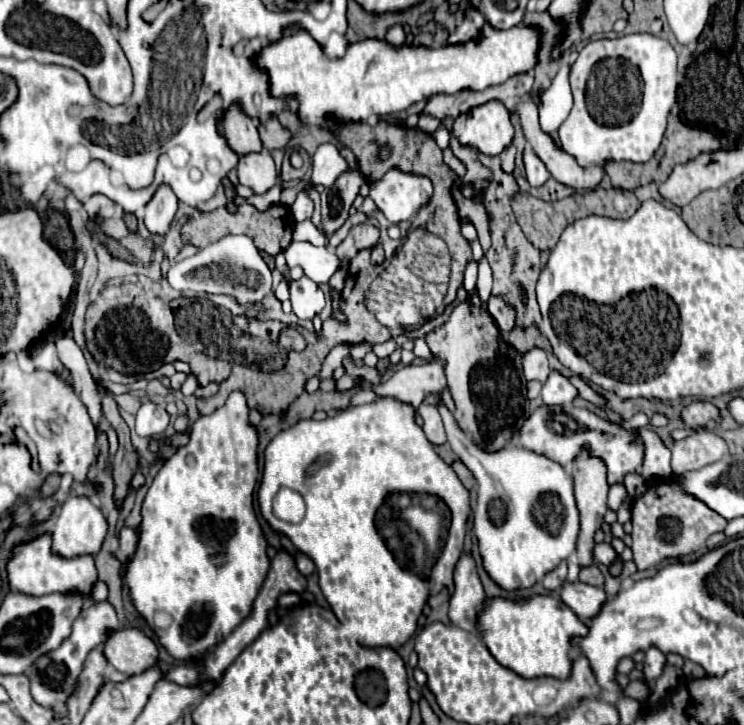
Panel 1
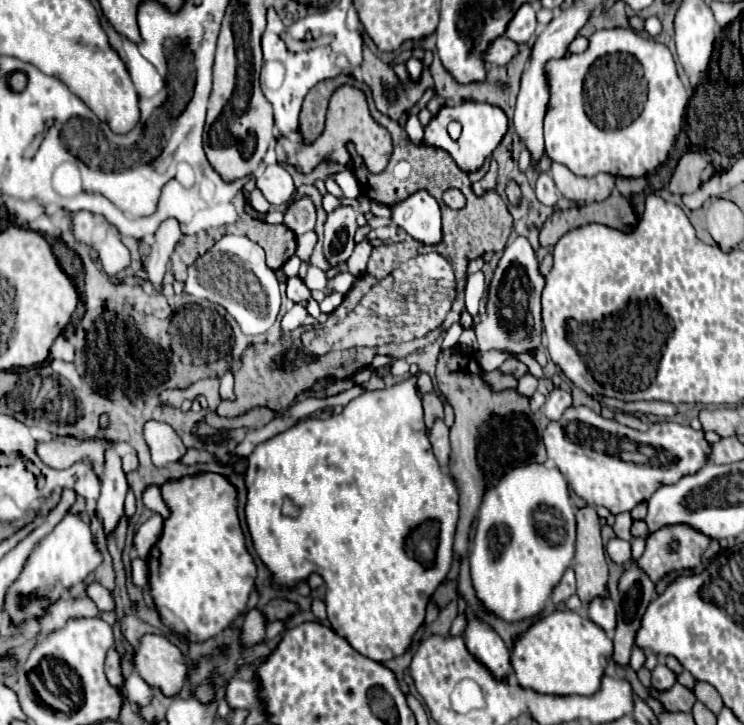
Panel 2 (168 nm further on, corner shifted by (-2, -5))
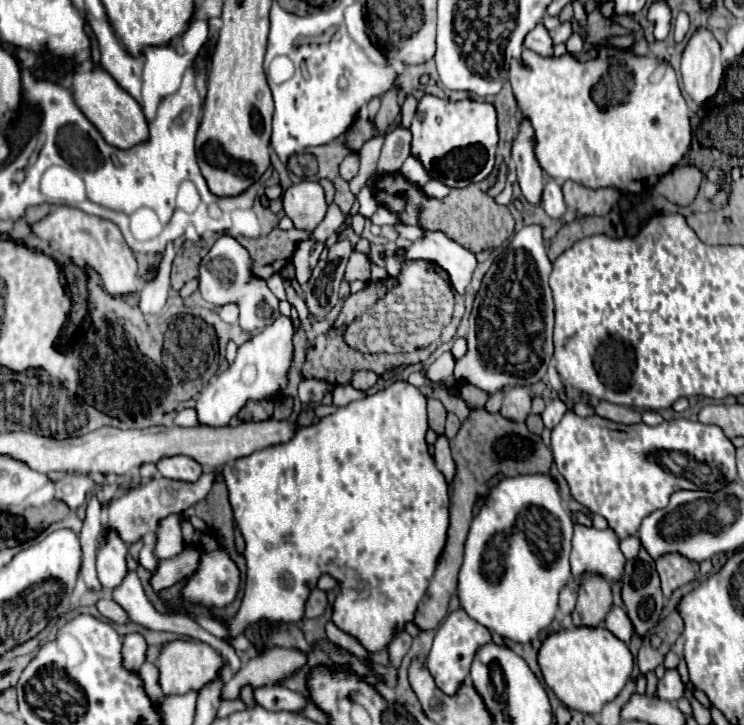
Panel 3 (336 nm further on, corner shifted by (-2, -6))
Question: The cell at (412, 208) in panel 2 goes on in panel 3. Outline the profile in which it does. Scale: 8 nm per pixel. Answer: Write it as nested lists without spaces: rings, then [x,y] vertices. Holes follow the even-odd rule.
[[[424,231],[424,239],[420,243],[414,243],[404,253],[394,257],[394,265],[386,265],[390,277],[398,277],[404,261],[416,261],[424,259],[442,271],[448,273],[452,289],[456,293],[464,293],[464,289],[470,285],[472,273],[476,269],[476,257],[468,249],[460,247],[452,239],[448,239],[440,231]]]

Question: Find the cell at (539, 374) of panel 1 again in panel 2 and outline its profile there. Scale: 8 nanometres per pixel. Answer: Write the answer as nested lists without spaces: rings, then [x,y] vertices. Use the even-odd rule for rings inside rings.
[[[530,372],[524,374],[524,376],[518,380],[518,390],[520,390],[520,394],[524,394],[524,396],[528,396],[528,398],[536,392],[536,388],[538,388],[538,378],[534,378]]]

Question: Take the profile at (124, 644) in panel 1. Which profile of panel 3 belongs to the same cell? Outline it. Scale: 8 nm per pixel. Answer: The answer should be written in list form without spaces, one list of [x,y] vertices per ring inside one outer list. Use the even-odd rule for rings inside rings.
[[[172,641],[164,647],[158,657],[158,671],[160,671],[160,685],[166,695],[184,695],[188,691],[200,691],[210,681],[218,679],[220,669],[226,667],[224,657],[206,643],[198,641]]]

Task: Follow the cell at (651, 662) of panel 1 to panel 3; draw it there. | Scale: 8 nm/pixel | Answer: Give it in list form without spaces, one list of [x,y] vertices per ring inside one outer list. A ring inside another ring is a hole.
[[[676,669],[666,671],[664,679],[658,681],[658,697],[666,701],[680,701],[684,697],[684,683]]]

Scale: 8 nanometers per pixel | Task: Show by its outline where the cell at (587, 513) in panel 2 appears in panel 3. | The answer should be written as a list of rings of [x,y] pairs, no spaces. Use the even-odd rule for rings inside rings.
[[[588,575],[584,583],[580,583],[578,603],[572,613],[574,627],[598,627],[604,623],[608,611],[612,609],[612,593],[610,585],[604,579],[596,579],[596,575]]]

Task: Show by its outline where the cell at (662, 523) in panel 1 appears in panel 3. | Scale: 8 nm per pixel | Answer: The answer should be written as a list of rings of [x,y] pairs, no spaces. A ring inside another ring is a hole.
[[[664,555],[656,561],[656,569],[662,579],[662,591],[670,597],[678,587],[690,583],[698,575],[698,563],[684,559],[682,555]]]

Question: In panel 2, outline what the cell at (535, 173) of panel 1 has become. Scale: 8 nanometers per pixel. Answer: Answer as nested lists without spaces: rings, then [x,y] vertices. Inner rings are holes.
[[[548,172],[538,174],[534,192],[536,192],[538,200],[542,204],[546,204],[546,206],[554,206],[558,202],[558,198],[560,198],[560,192],[556,190],[556,184],[554,184],[554,180],[552,180],[552,176]]]

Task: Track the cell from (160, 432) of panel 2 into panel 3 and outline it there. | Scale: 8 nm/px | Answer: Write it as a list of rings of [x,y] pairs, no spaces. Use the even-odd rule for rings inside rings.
[[[178,455],[176,459],[162,459],[158,463],[158,471],[166,479],[182,481],[182,483],[194,483],[202,475],[202,467],[194,459],[182,455]]]

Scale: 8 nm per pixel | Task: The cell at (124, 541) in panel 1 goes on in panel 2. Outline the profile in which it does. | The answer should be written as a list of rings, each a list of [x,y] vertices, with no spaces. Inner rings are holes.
[[[154,514],[152,518],[148,518],[134,534],[134,548],[138,552],[138,558],[146,558],[150,548],[154,546],[156,538],[160,536],[162,530],[162,516]]]

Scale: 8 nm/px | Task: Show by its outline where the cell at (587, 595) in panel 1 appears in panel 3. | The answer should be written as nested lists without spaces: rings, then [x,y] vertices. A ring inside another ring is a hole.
[[[614,607],[610,613],[608,613],[608,619],[606,619],[606,629],[612,631],[620,641],[624,643],[630,643],[632,635],[634,635],[634,625],[628,617],[628,613],[620,607]]]

